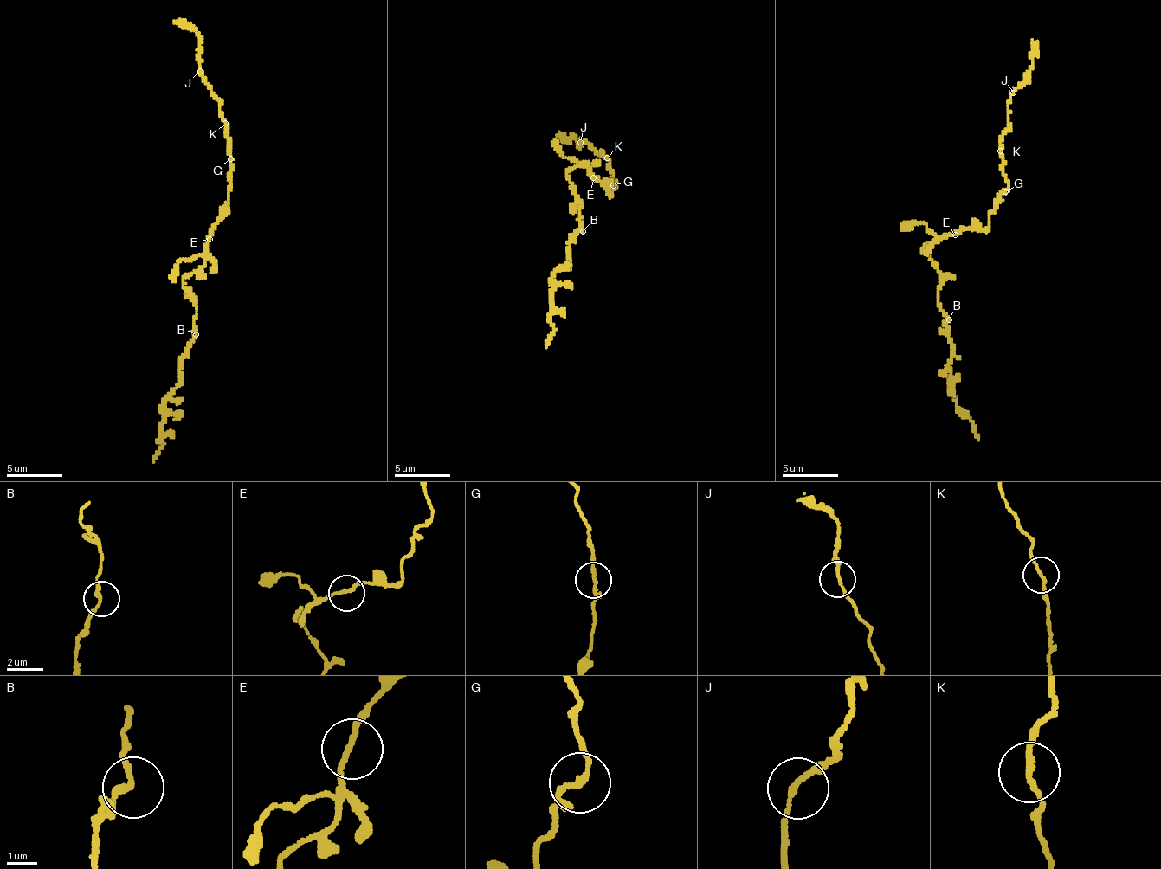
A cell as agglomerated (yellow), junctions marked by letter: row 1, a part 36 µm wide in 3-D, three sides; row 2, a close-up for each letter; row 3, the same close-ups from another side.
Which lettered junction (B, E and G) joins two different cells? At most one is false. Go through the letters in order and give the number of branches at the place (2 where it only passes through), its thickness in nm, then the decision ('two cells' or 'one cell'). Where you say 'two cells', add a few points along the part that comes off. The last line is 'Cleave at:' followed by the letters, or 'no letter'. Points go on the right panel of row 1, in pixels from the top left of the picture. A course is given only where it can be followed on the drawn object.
B: branches 2; calibre 170 nm; one cell
E: branches 2; calibre 160 nm; one cell
G: branches 3; calibre 150 nm; one cell
Cleave at: no letter

